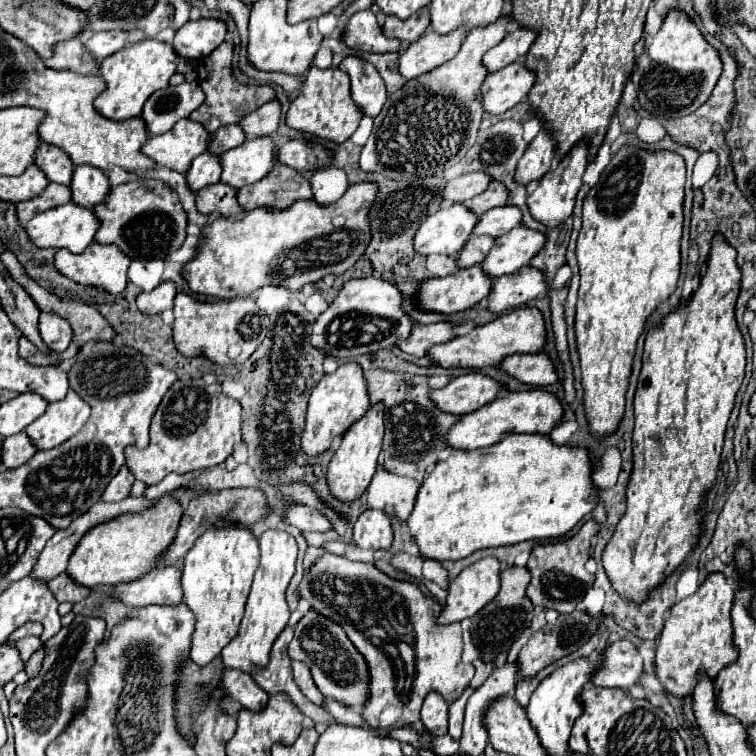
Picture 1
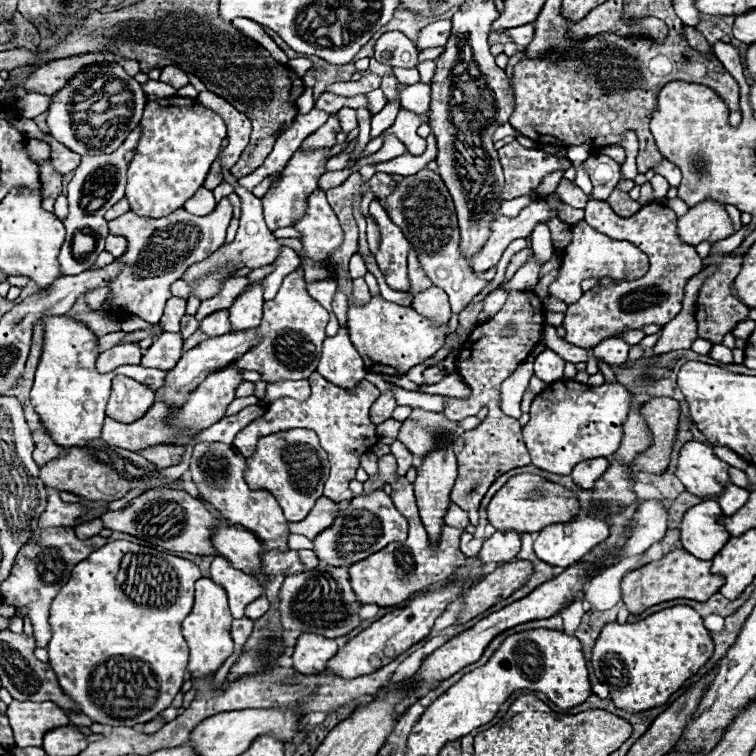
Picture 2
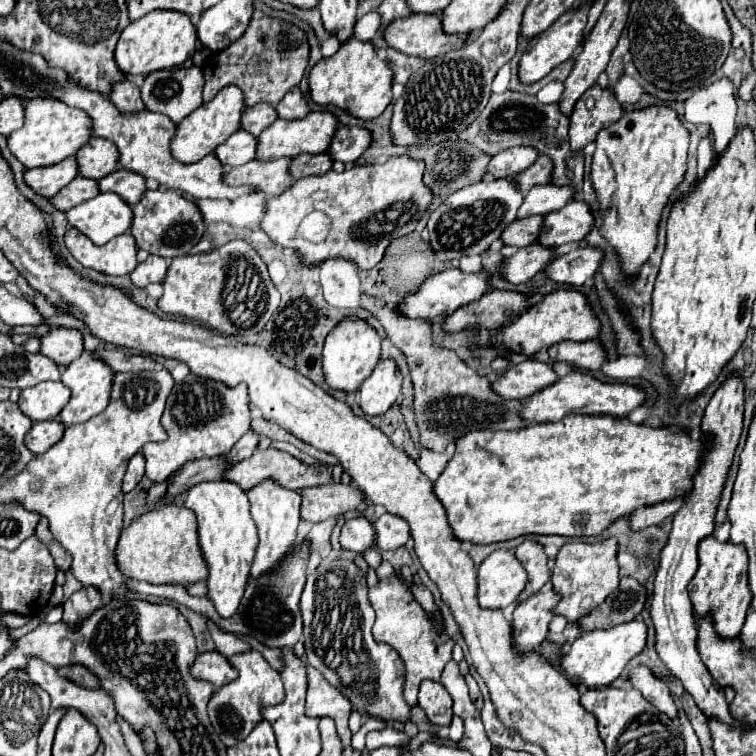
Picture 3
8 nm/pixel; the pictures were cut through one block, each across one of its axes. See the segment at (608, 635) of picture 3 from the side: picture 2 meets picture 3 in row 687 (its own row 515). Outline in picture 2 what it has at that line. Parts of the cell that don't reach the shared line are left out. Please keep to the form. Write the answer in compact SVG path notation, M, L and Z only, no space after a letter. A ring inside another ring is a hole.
M594 512L594 514L586 514L584 518L576 516L574 520L570 520L566 524L552 524L550 528L544 528L534 542L534 550L542 562L568 568L574 562L580 562L594 546L598 546L602 540L606 540L606 536L610 536L608 518L602 516L600 512Z

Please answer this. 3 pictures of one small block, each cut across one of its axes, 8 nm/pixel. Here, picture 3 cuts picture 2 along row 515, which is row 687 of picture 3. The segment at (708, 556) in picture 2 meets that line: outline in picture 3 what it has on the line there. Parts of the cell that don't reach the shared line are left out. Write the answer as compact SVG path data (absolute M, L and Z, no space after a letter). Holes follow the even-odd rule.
M732 372L726 376L726 380L714 392L714 396L710 398L706 406L706 412L702 418L702 432L712 434L714 440L708 452L704 454L698 474L694 476L694 490L690 492L690 496L686 496L684 508L680 508L674 516L668 544L660 552L660 562L658 562L656 580L654 580L654 596L650 602L650 616L656 628L656 652L660 660L694 696L696 704L704 710L704 714L716 716L722 722L732 722L732 716L728 712L728 702L724 698L722 686L714 682L712 674L708 674L706 666L702 664L696 652L694 610L692 610L692 602L688 598L686 586L698 570L698 558L696 558L698 542L710 536L714 530L714 514L716 514L716 506L720 500L720 492L722 492L730 462L734 458L736 444L742 434L742 414L744 414L744 380L738 372Z

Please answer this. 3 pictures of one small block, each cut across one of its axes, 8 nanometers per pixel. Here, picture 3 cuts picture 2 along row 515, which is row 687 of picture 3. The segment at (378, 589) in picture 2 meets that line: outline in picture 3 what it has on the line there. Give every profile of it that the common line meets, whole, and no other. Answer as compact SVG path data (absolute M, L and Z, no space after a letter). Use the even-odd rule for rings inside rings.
M396 576L380 580L376 588L370 588L370 604L376 612L376 624L372 628L372 634L378 642L390 644L400 654L406 666L404 700L410 706L416 706L416 694L418 694L420 682L426 678L440 680L442 668L452 658L454 640L450 640L446 634L436 632L430 616L422 610L422 606L414 600L410 590Z

